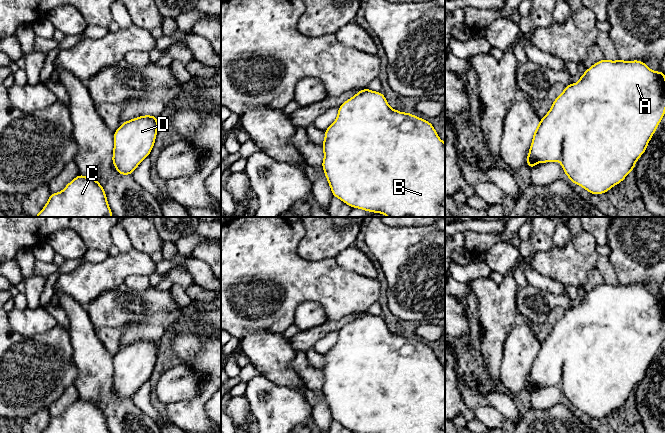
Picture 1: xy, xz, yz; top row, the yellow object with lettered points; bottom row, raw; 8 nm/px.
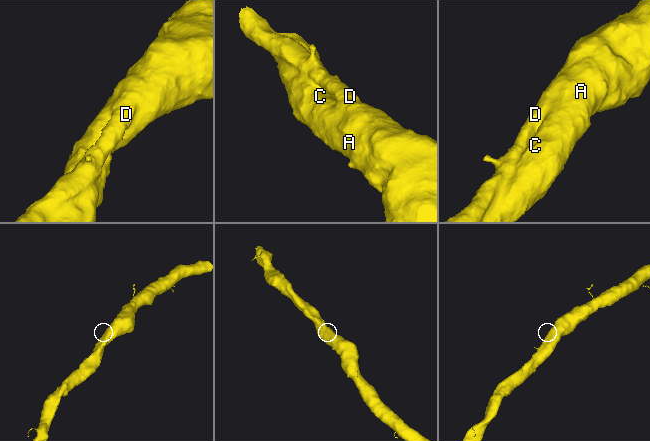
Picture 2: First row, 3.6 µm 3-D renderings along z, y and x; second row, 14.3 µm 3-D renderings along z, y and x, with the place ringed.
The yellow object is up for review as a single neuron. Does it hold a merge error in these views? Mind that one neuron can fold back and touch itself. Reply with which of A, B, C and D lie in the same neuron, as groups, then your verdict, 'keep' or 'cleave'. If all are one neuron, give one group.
A B C D; keep

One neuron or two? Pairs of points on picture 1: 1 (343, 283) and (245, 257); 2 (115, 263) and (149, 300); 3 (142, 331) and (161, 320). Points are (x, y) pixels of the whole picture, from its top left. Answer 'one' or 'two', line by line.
1: one
2: two
3: one

